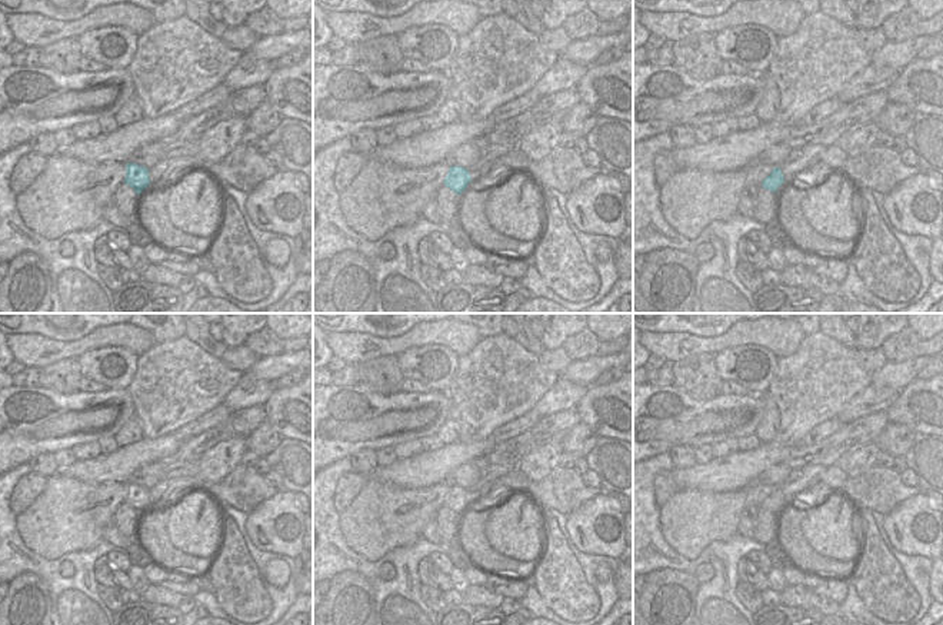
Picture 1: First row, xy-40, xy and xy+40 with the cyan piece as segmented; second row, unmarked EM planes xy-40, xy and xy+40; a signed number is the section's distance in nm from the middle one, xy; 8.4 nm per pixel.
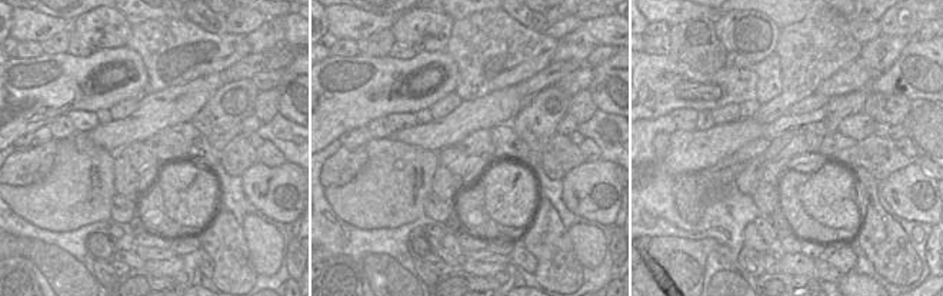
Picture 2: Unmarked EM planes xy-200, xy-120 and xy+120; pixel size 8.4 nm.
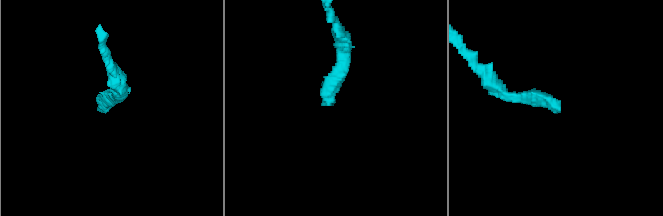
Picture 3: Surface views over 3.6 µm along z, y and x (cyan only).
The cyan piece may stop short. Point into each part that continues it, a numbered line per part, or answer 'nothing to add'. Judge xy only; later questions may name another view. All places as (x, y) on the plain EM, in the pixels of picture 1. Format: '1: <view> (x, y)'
1: xy (492, 471)

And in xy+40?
1: xy+40 (799, 481)

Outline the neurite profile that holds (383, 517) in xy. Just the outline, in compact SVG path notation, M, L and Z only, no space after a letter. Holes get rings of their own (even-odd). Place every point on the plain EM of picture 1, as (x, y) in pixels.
M369 478L360 493L339 513L341 535L350 549L369 562L376 562L384 553L420 539L424 525L434 519L434 513L444 505L450 488L441 482L407 489Z

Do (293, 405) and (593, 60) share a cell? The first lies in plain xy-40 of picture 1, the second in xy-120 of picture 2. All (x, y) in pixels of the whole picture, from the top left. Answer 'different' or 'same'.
different

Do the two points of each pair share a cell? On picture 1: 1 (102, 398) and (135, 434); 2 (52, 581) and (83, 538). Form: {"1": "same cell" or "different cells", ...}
{"1": "different cells", "2": "different cells"}

